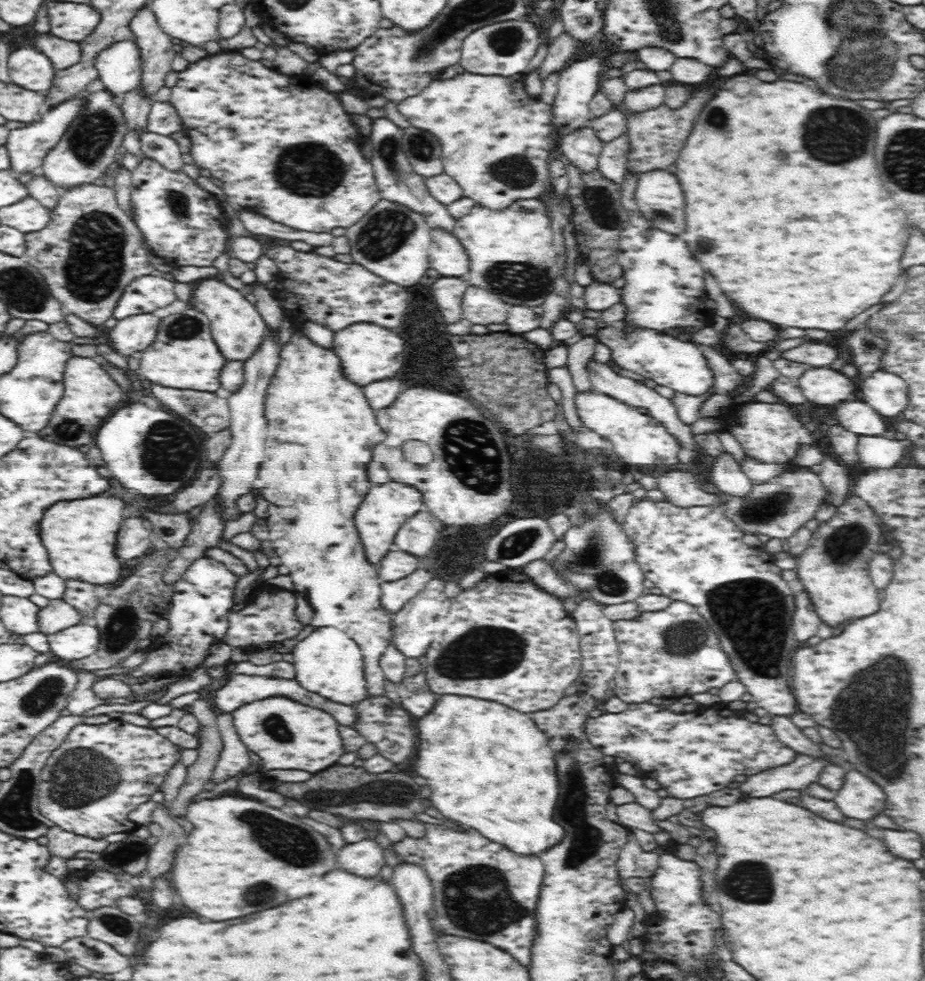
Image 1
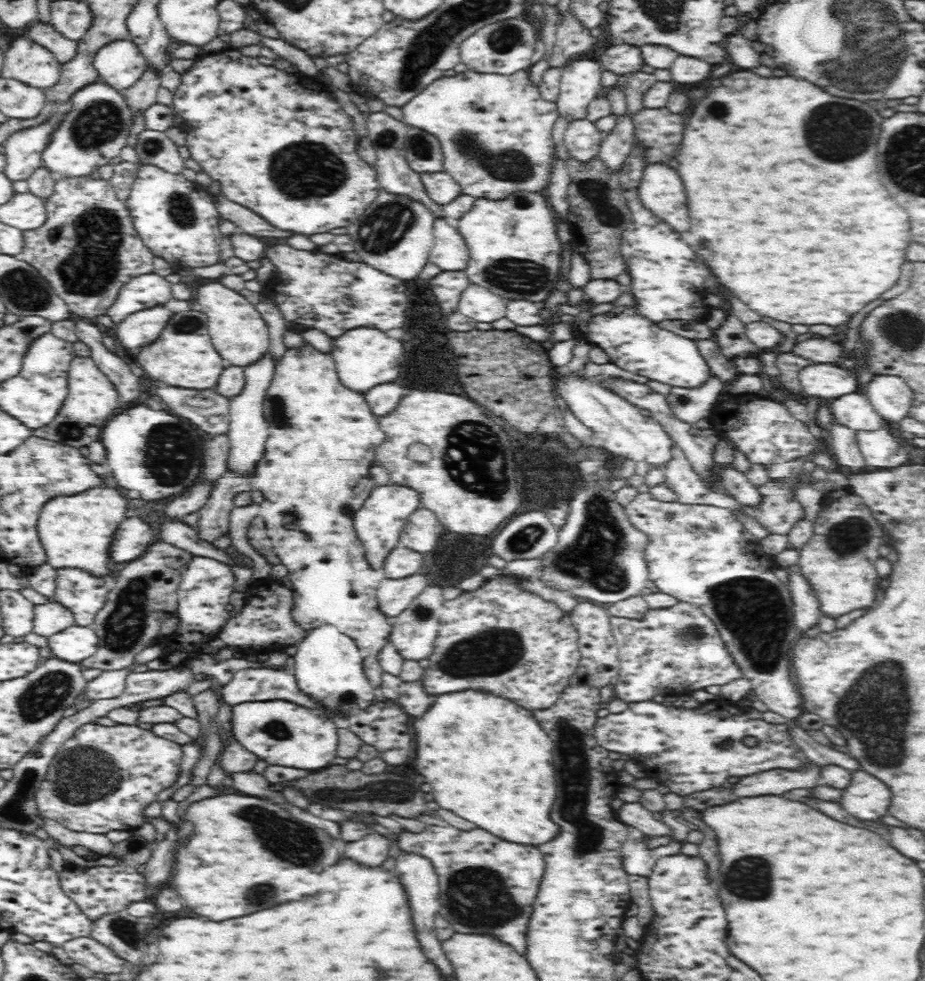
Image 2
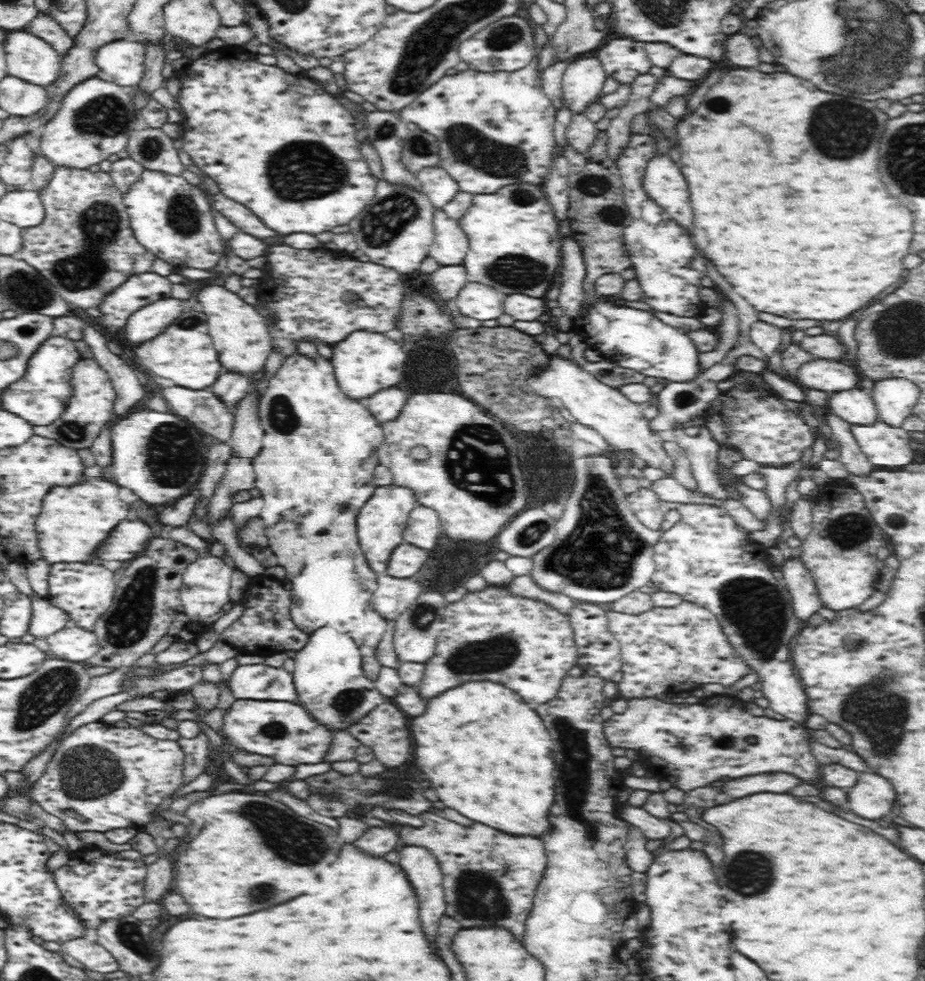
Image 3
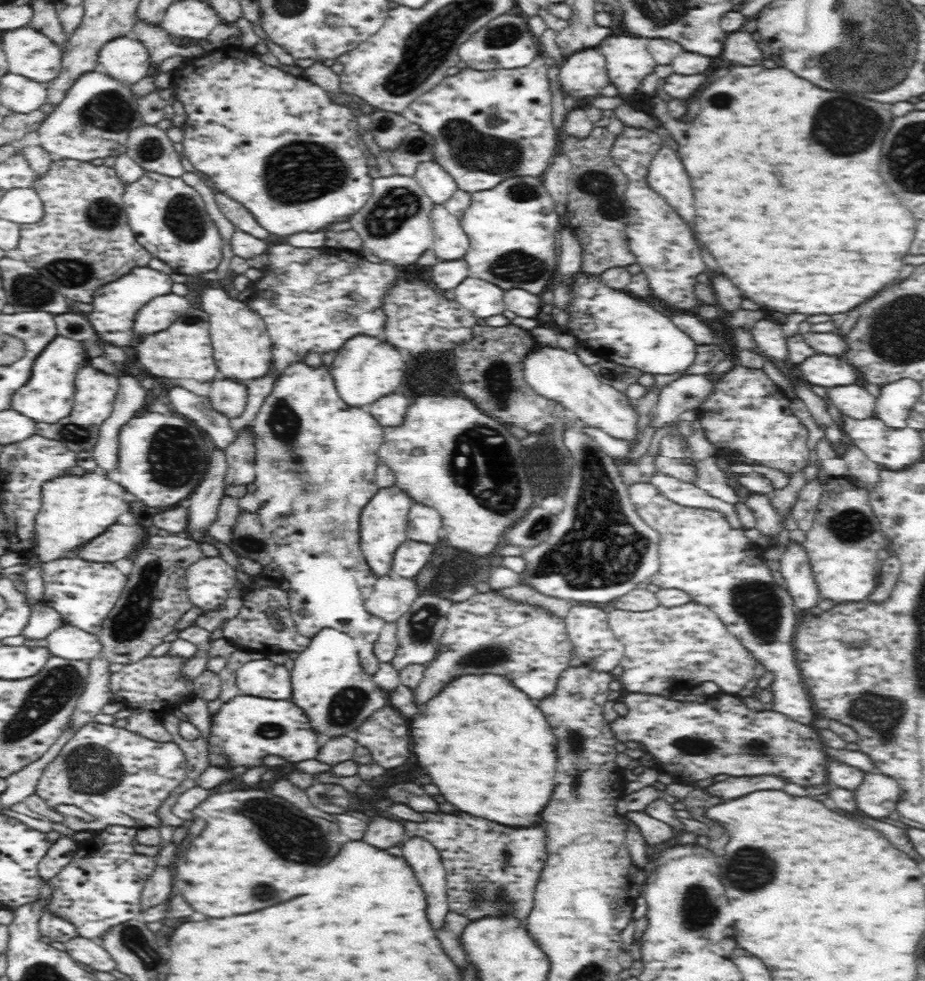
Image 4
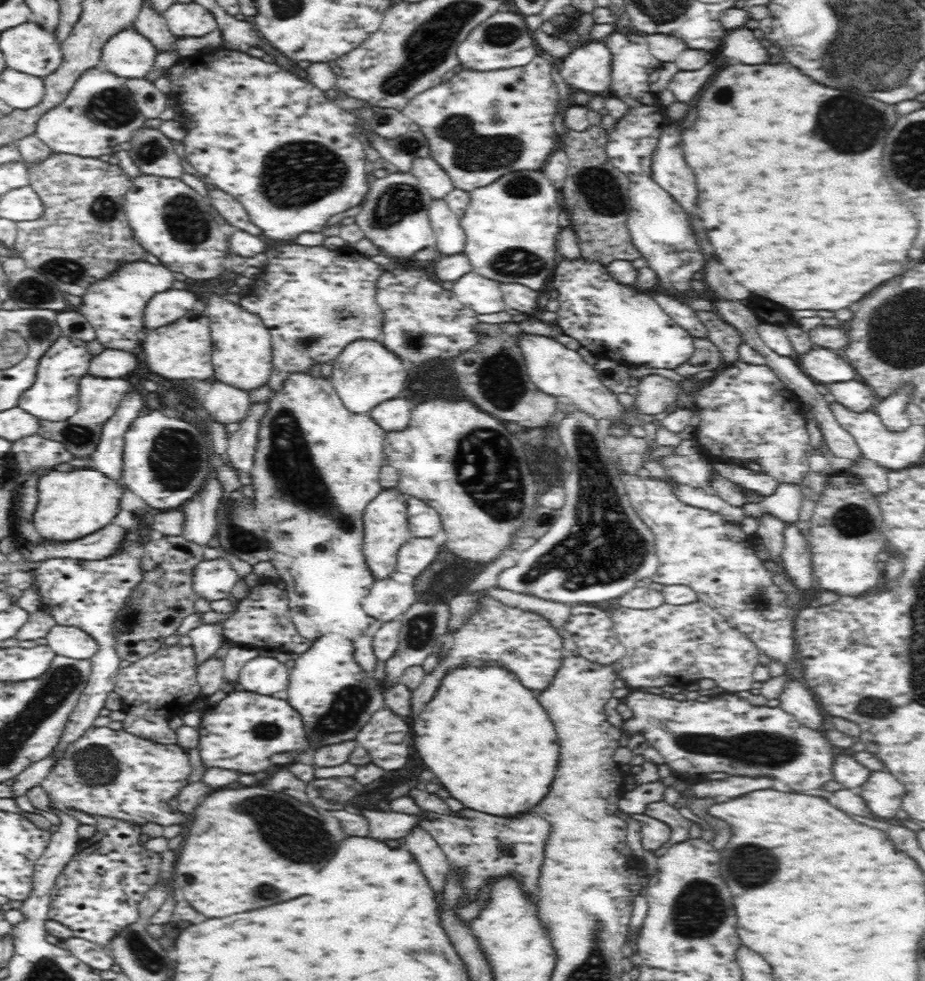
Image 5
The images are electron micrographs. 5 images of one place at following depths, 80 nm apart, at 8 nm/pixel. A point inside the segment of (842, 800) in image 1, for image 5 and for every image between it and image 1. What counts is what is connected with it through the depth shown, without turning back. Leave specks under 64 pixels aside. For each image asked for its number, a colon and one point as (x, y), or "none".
2: (867, 798)
3: (873, 796)
4: (877, 796)
5: (883, 792)

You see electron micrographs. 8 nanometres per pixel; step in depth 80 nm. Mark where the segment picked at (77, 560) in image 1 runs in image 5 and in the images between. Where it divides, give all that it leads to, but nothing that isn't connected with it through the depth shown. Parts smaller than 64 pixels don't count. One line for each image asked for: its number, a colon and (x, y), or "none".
2: (75, 531)
3: (73, 522)
4: (73, 512)
5: (73, 504)

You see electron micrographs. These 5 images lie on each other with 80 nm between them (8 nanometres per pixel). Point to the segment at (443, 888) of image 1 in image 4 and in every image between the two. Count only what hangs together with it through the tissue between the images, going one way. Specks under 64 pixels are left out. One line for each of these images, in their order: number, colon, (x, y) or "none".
2: (488, 886)
3: (490, 878)
4: (483, 861)

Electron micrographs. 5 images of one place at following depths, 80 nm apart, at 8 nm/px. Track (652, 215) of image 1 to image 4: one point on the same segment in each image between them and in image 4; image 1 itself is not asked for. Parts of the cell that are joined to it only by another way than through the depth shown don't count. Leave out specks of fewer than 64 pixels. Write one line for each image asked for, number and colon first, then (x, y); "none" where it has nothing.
2: (660, 190)
3: (663, 181)
4: (666, 176)

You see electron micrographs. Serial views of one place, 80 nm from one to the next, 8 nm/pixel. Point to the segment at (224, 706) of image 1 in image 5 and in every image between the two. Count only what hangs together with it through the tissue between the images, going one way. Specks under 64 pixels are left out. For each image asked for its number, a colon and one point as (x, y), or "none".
2: (260, 683)
3: (256, 680)
4: (262, 677)
5: (263, 674)

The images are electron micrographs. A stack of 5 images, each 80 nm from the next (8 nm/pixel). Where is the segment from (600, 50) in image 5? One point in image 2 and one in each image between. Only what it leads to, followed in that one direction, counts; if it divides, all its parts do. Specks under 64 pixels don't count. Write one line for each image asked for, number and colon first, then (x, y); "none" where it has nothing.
2: (580, 85)
3: (582, 81)
4: (583, 74)

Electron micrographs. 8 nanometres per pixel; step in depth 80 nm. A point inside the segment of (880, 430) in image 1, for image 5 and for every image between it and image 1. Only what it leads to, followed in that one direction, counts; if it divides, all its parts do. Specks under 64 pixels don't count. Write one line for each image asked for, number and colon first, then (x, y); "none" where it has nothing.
2: (854, 410)
3: (856, 406)
4: (854, 400)
5: (856, 395)

